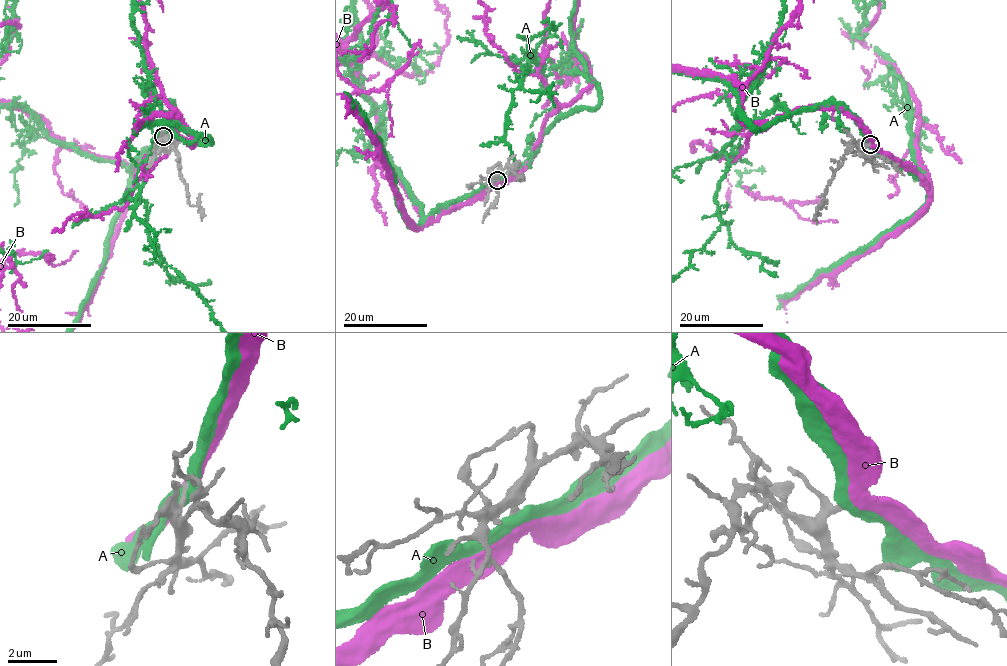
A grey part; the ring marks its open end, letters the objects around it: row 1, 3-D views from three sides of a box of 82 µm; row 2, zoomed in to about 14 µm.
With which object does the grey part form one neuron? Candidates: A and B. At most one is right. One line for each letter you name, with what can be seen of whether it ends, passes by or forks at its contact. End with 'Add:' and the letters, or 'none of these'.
B: It passes by
Add: B

